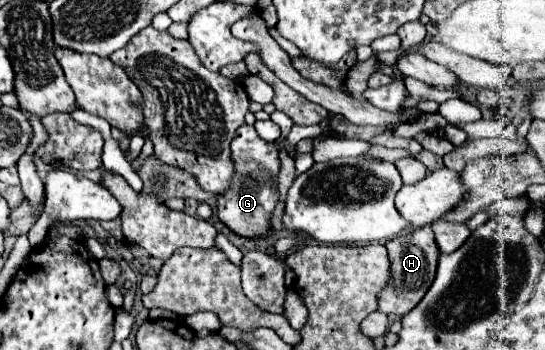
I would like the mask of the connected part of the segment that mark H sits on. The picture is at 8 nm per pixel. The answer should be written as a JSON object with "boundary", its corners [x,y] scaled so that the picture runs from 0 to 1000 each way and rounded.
{"boundary":[[[778,643],[771,654],[760,654],[745,671],[734,671],[727,683],[712,689],[708,711],[712,711],[712,740],[716,740],[716,809],[708,809],[705,831],[697,831],[694,889],[708,894],[708,900],[738,906],[771,866],[771,854],[782,843],[785,820],[793,814],[793,803],[800,791],[807,717],[800,706],[789,643]]]}

